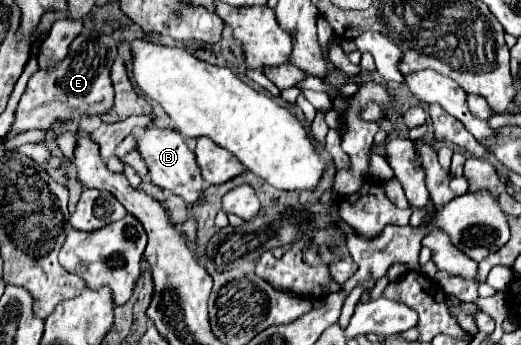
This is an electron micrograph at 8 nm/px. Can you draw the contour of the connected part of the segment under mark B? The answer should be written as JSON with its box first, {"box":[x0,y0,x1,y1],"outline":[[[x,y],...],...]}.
{"box":[137,124,207,204],"outline":[[[151,124],[137,138],[137,146],[139,146],[141,156],[147,162],[147,168],[149,168],[149,174],[153,176],[153,184],[155,186],[159,186],[161,190],[167,190],[167,192],[173,192],[173,194],[181,196],[189,204],[195,204],[201,198],[201,194],[203,194],[207,184],[203,182],[203,176],[201,176],[201,170],[197,166],[193,150],[189,148],[187,140],[179,132],[161,130],[155,124]]]}

